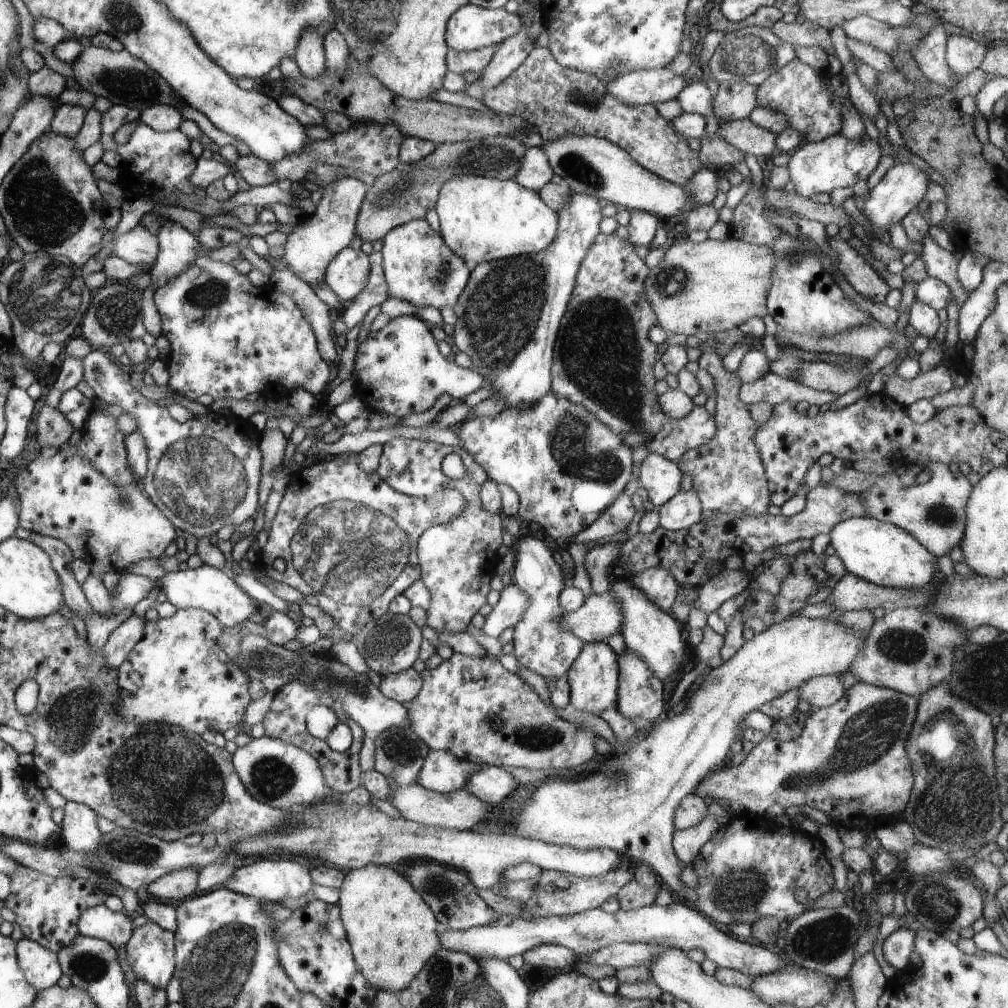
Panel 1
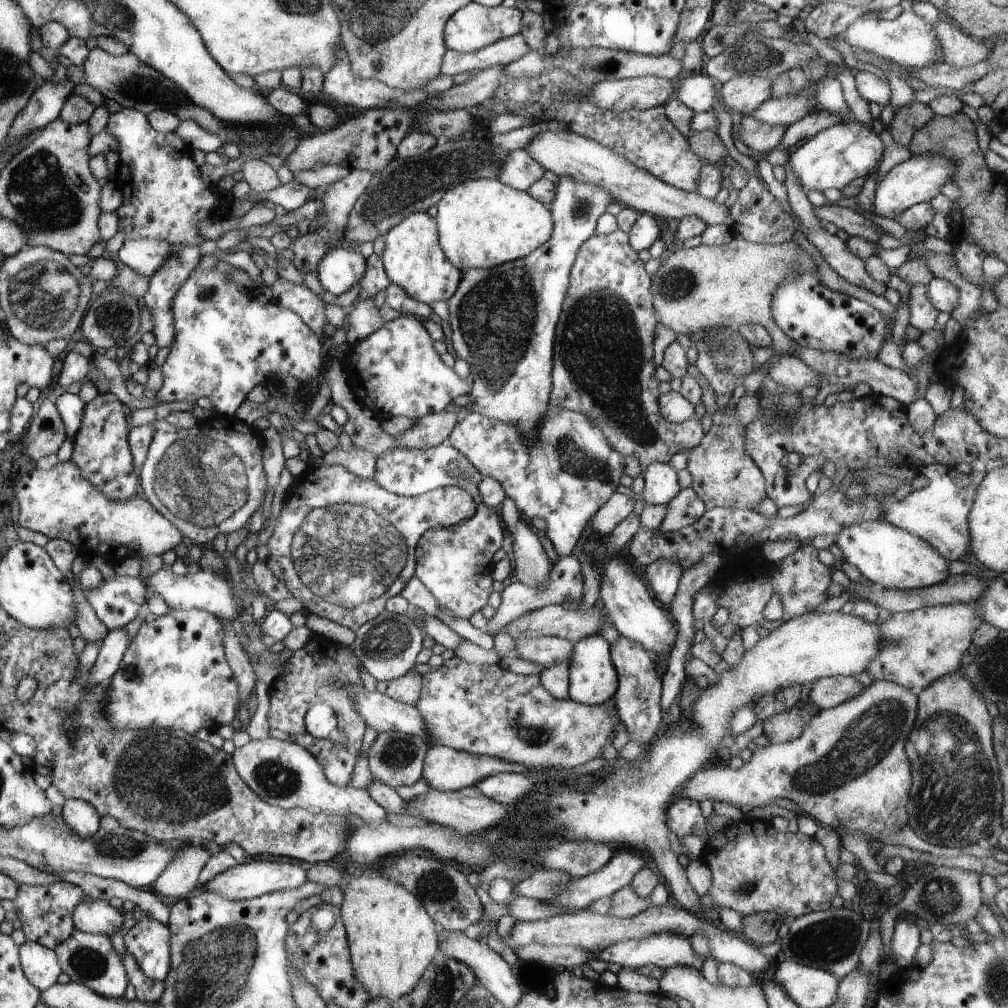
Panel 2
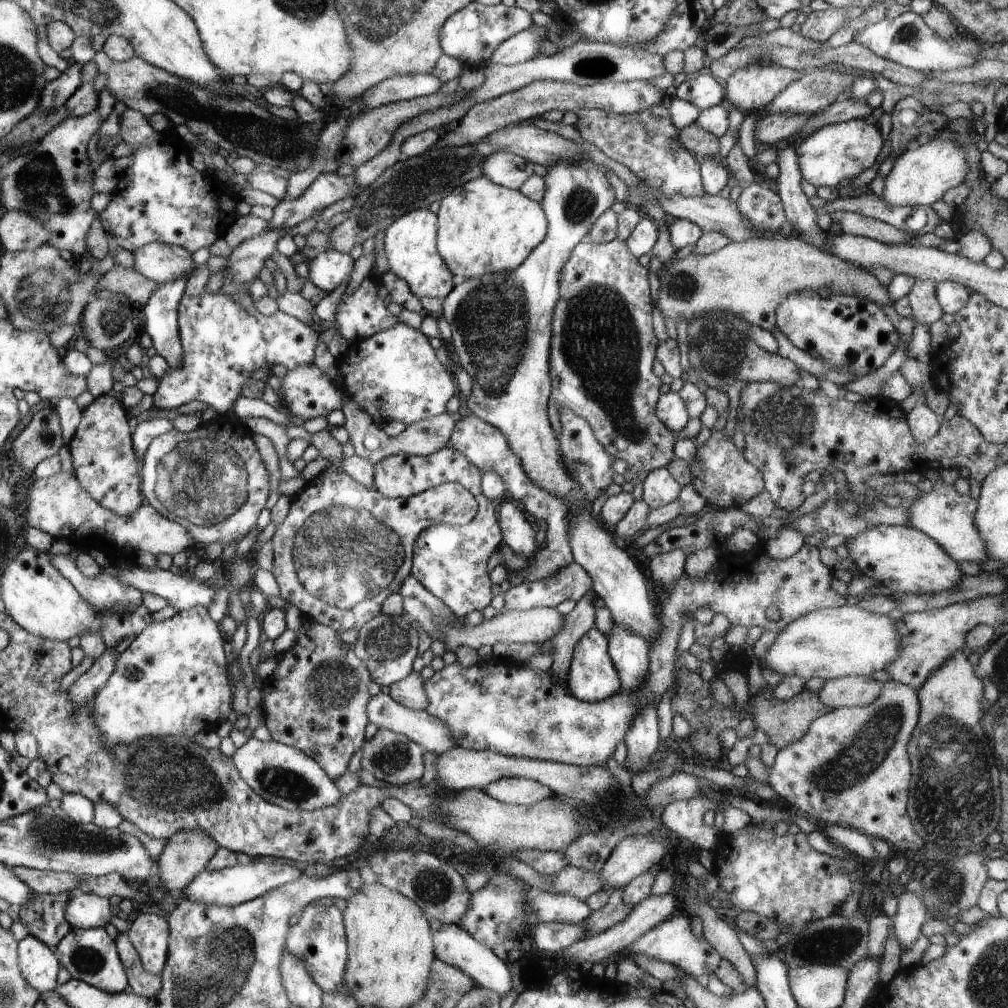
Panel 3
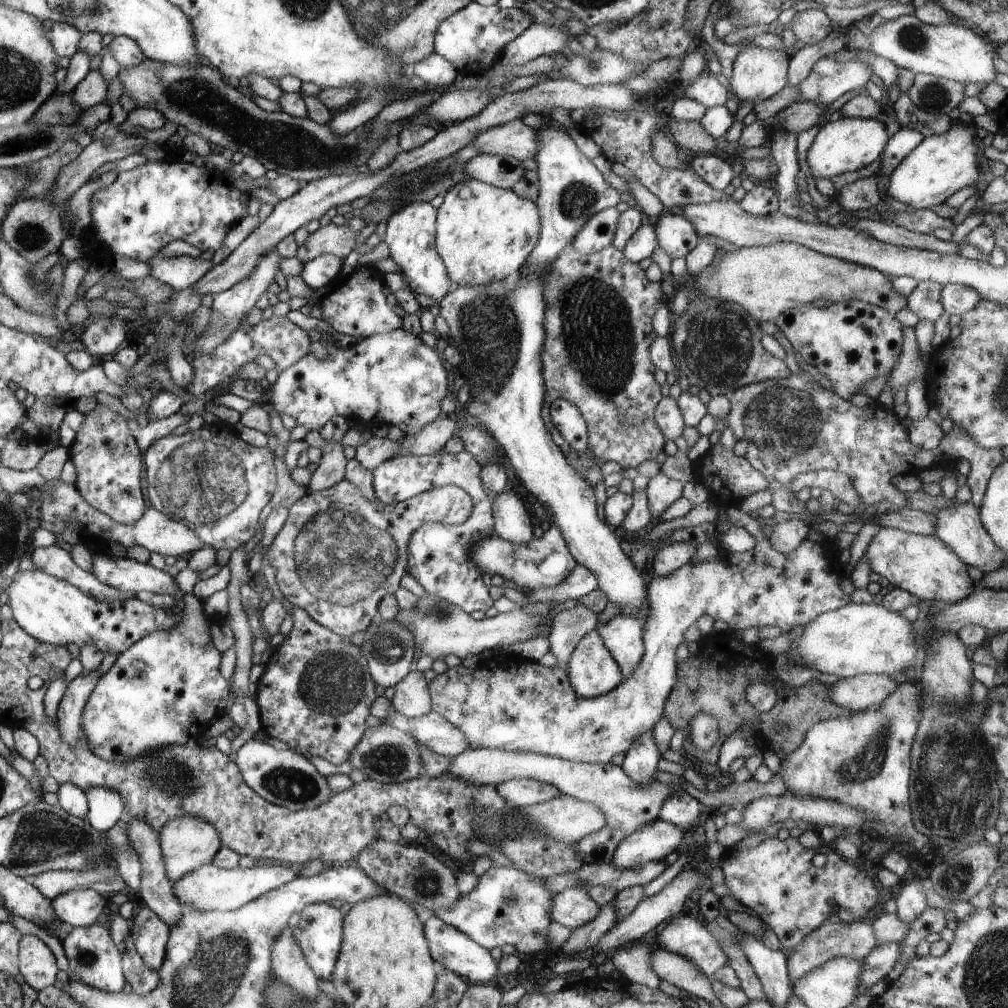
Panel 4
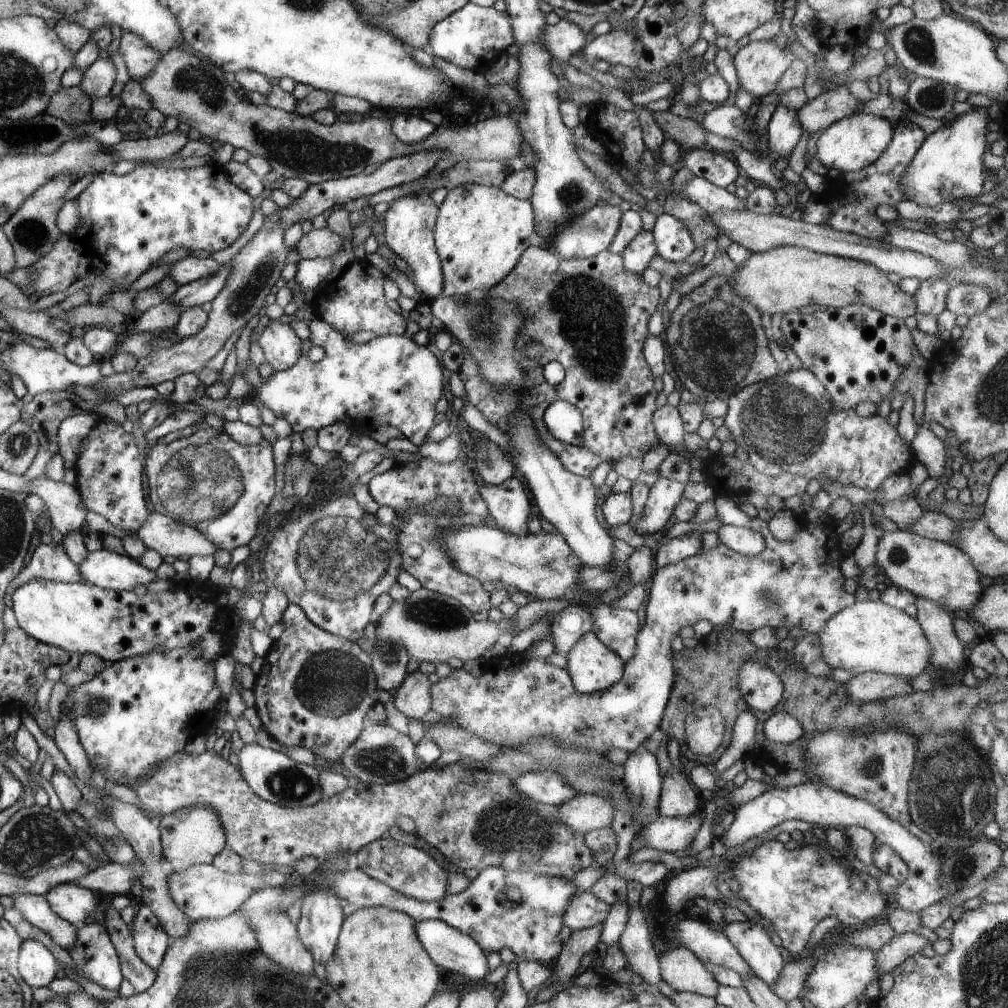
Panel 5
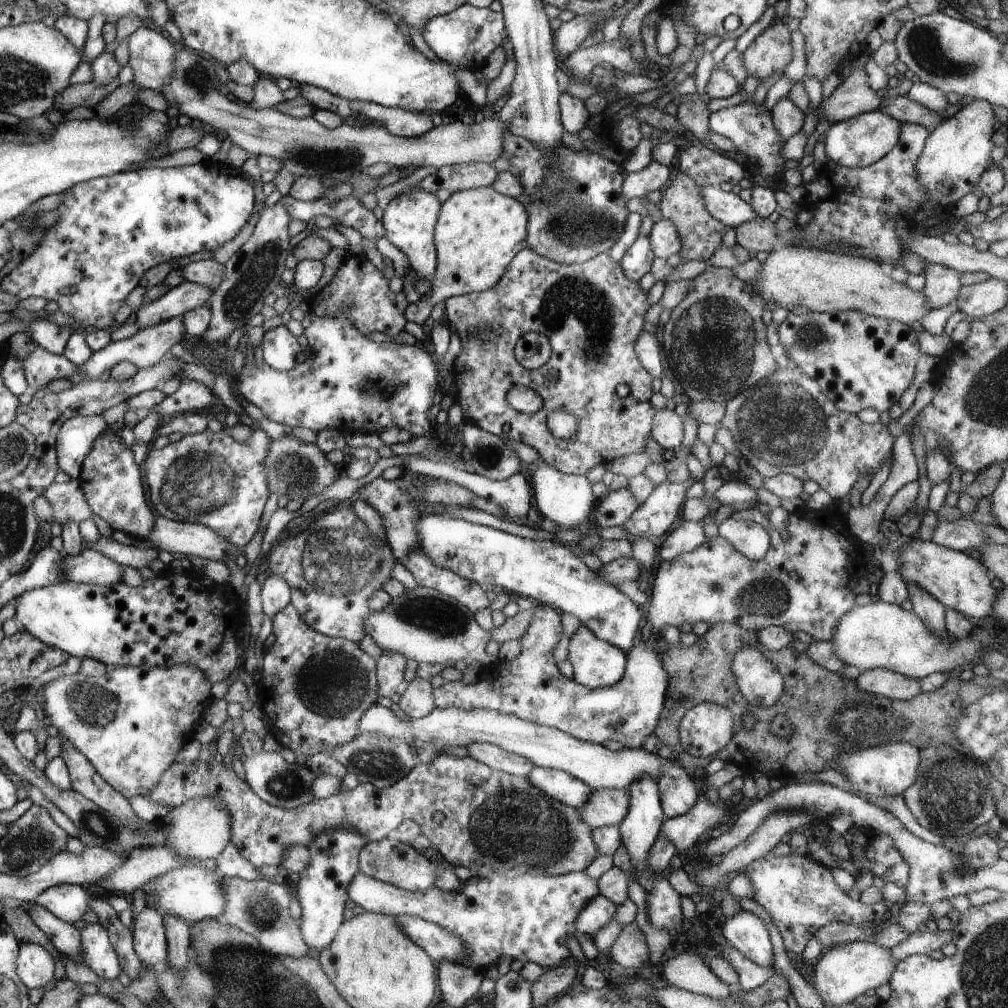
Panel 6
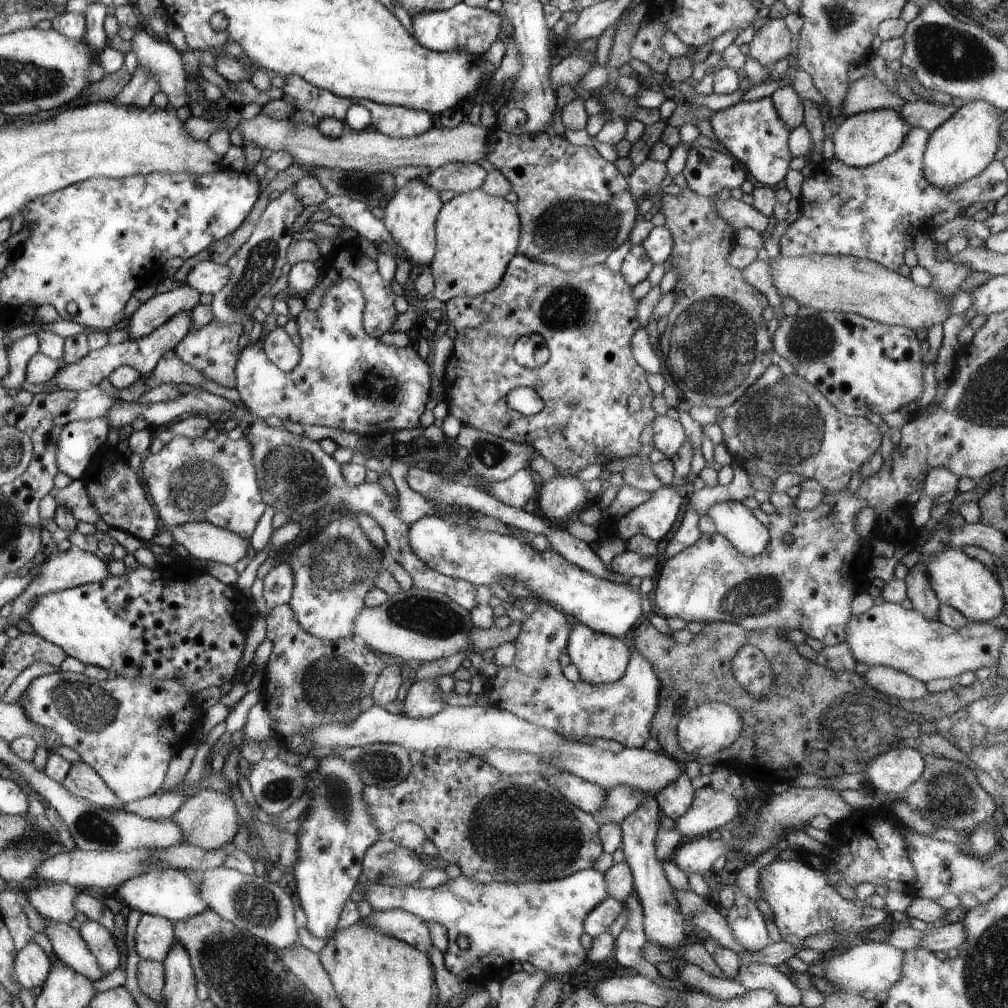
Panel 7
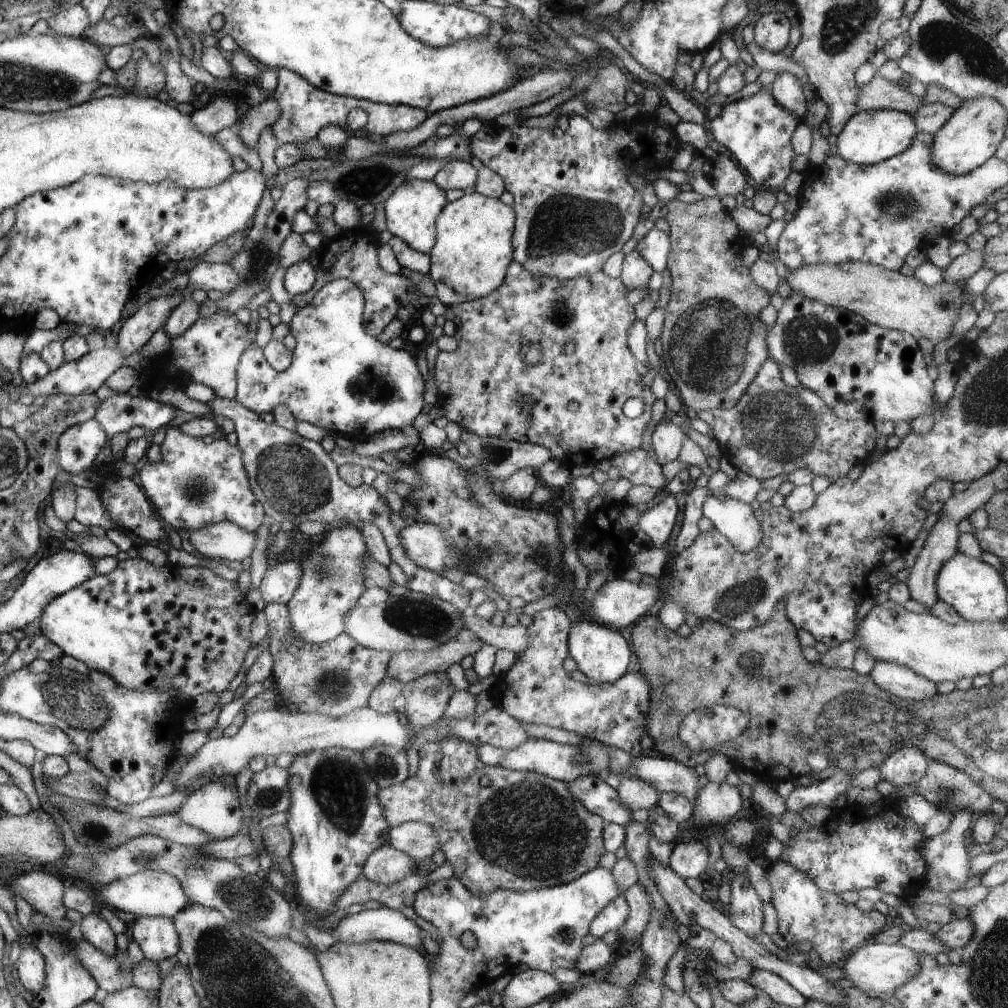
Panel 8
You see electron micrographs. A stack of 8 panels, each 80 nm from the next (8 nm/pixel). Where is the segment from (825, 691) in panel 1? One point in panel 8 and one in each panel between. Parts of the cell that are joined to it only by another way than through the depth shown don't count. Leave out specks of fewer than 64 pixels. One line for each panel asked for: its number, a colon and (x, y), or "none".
2: (826, 693)
3: (859, 691)
4: (861, 692)
5: (870, 686)
6: (882, 682)
7: (886, 680)
8: (899, 681)

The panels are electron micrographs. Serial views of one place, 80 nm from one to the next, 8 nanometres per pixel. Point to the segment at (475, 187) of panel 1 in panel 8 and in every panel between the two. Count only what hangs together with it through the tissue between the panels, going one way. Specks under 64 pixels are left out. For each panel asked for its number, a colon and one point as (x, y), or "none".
2: (483, 223)
3: (484, 228)
4: (484, 233)
5: (482, 232)
6: (479, 231)
7: (478, 234)
8: (474, 248)

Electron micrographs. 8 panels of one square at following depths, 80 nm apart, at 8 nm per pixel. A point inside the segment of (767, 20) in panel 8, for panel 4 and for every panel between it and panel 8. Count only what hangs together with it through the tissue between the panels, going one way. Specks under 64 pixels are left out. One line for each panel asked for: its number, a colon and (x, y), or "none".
4: (758, 73)
5: (760, 64)
6: (770, 51)
7: (774, 41)

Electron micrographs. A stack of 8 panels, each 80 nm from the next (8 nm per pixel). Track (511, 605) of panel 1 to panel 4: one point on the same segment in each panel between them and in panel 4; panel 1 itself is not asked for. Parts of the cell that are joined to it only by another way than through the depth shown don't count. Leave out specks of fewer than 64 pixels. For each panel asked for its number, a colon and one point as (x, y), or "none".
2: (565, 579)
3: (572, 582)
4: (580, 581)

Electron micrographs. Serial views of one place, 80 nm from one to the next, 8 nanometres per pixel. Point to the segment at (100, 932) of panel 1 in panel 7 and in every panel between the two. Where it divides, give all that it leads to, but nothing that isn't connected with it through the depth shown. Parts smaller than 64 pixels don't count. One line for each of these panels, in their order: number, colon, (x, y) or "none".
2: (93, 915)
3: (85, 910)
4: (80, 907)
5: (73, 903)
6: (69, 903)
7: (57, 902)

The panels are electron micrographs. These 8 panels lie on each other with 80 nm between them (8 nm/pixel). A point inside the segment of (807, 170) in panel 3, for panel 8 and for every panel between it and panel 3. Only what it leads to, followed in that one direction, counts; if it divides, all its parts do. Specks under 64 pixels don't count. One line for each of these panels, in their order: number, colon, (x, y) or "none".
4: (844, 144)
5: (852, 143)
6: (860, 141)
7: (861, 140)
8: (870, 137)

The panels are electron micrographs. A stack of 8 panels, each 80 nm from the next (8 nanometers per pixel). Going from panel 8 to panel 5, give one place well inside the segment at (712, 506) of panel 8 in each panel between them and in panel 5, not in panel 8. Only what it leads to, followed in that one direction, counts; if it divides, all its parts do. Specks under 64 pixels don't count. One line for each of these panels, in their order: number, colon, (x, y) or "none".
5: (744, 540)
6: (747, 537)
7: (734, 522)

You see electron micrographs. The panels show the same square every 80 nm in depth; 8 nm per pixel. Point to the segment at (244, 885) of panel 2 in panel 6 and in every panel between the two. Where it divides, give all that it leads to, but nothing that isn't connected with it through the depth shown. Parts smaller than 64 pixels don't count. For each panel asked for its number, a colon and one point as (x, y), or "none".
3: (235, 885)
4: (208, 888)
5: (202, 891)
6: (192, 893)

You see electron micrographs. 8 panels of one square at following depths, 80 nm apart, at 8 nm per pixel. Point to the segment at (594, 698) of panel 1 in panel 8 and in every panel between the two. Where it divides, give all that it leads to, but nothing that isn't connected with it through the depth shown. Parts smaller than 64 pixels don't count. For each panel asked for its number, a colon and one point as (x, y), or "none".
2: (593, 680)
3: (592, 676)
4: (592, 670)
5: (593, 667)
6: (597, 663)
7: (600, 659)
8: (602, 654)

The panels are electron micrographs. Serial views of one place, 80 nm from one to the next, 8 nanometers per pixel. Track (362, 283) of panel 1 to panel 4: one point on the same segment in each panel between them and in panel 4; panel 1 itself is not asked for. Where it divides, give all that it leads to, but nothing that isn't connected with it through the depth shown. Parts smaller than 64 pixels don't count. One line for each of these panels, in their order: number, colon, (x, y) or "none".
2: (340, 269)
3: (327, 270)
4: (324, 270)

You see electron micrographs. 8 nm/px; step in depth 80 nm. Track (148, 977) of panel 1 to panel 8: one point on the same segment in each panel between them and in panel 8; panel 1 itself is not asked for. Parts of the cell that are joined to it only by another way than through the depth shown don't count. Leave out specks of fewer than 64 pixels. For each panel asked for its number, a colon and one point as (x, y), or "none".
2: (149, 940)
3: (150, 934)
4: (151, 935)
5: (151, 940)
6: (150, 942)
7: (154, 937)
8: (157, 937)

